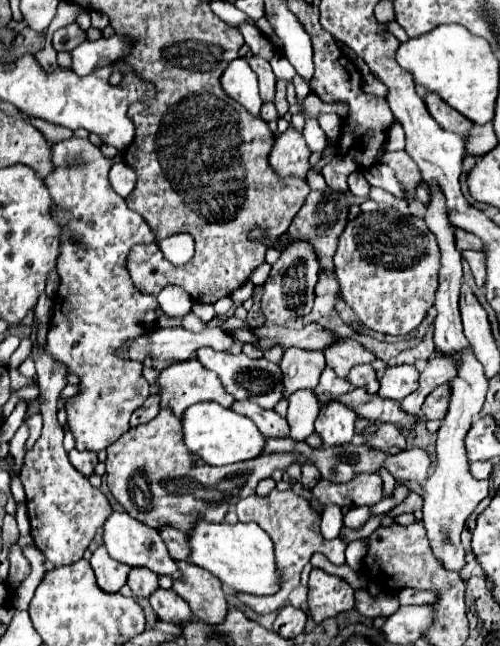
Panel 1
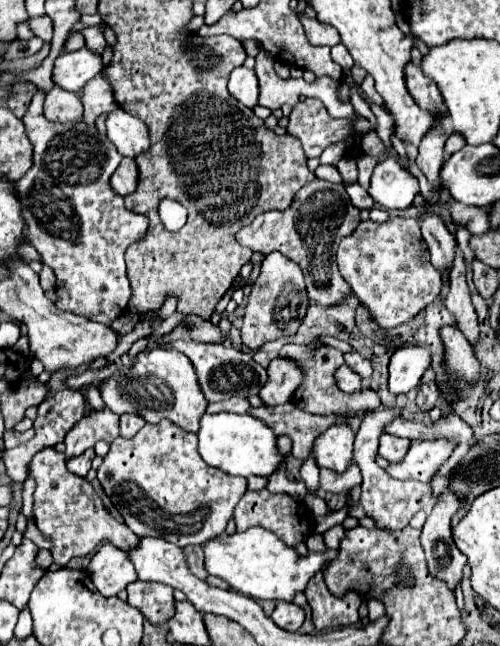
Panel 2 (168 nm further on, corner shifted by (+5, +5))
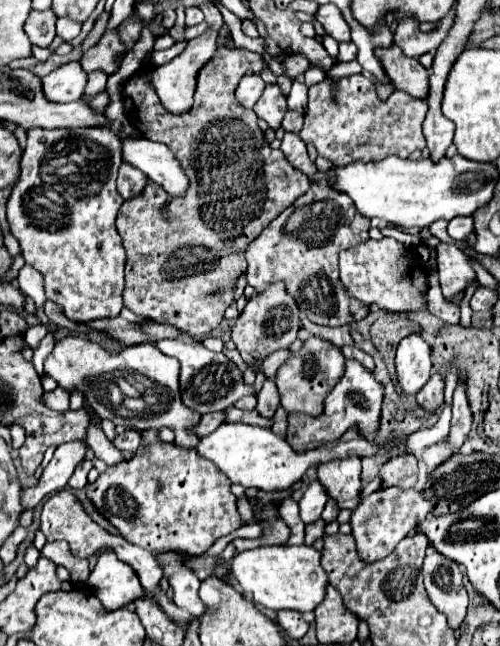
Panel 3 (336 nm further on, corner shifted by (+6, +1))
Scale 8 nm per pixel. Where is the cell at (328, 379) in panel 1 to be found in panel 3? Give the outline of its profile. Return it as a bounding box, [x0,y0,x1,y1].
[286,360,384,452]

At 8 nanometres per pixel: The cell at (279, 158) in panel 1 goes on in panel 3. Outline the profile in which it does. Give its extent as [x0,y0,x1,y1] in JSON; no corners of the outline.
[298,74,426,166]

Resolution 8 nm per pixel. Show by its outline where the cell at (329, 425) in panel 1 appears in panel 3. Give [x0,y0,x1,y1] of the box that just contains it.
[318,458,360,508]

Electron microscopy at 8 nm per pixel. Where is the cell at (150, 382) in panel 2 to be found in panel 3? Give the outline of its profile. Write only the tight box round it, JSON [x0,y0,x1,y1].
[44,336,202,448]

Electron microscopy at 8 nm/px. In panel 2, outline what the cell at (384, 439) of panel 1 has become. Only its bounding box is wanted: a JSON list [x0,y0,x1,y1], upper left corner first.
[379,434,409,462]

